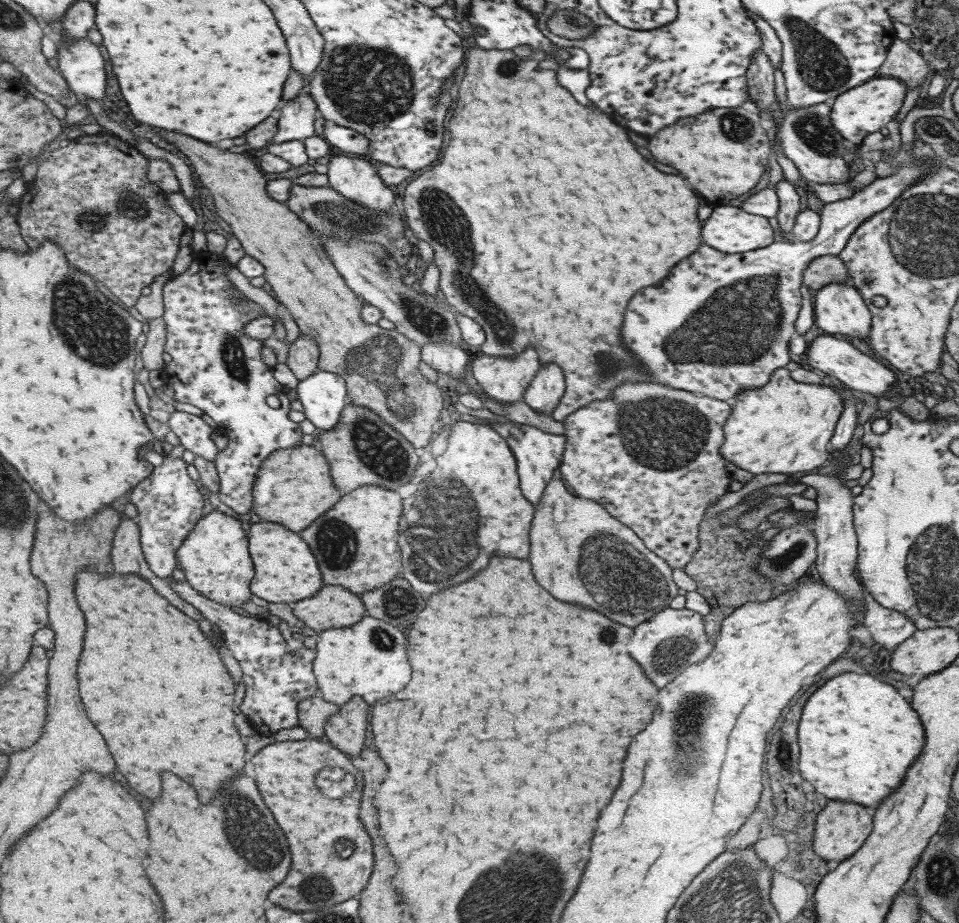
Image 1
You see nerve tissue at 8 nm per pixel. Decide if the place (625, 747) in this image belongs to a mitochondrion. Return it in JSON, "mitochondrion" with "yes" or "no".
{"mitochondrion":"no"}

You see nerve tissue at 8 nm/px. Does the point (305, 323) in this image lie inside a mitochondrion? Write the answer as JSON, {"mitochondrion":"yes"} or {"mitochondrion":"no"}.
{"mitochondrion":"no"}

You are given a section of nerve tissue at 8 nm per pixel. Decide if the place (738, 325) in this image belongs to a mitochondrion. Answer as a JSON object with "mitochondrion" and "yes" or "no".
{"mitochondrion":"yes"}

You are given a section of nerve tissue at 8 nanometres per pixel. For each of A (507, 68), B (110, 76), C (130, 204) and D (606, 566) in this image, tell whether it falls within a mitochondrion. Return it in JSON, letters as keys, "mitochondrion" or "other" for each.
{"A":"mitochondrion","B":"other","C":"mitochondrion","D":"mitochondrion"}

